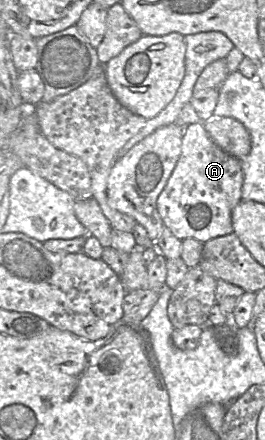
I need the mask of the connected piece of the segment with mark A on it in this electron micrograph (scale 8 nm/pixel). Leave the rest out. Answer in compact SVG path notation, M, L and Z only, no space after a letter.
M203 123L186 126L181 153L157 198L157 210L163 225L180 240L192 237L202 243L233 232L231 212L242 199L243 172L238 158L219 147L206 132Z

